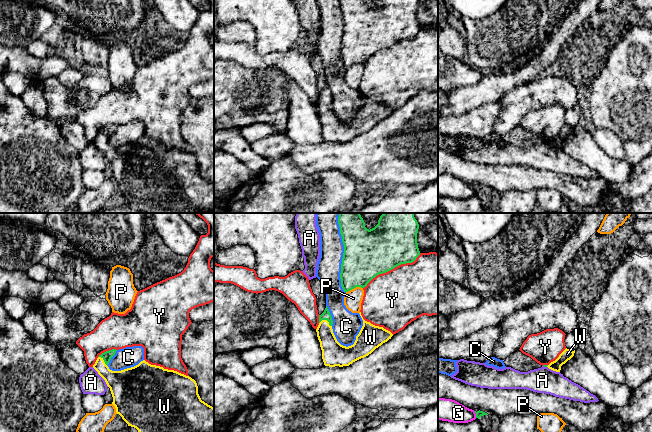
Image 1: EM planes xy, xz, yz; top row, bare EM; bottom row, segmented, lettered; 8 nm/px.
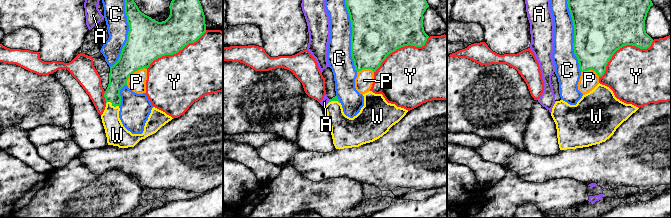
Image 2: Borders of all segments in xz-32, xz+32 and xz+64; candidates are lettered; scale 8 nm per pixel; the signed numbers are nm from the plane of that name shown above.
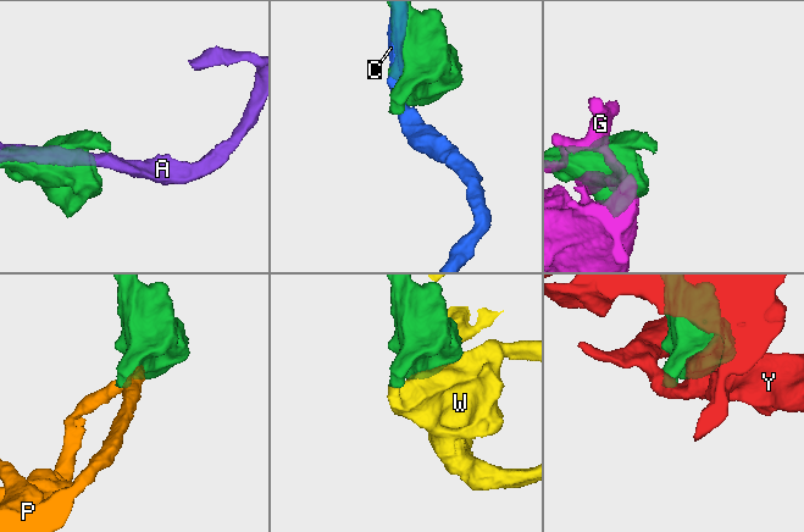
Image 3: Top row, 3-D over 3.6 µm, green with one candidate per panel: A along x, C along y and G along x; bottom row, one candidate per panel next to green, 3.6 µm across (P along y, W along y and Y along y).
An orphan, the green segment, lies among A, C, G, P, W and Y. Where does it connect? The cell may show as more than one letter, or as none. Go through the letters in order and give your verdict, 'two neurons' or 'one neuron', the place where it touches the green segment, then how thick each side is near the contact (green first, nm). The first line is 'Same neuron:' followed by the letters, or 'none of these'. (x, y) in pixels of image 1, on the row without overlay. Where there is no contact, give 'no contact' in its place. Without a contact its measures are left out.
Same neuron: W
A: two neurons | yz (545, 142) | 20/200 nm
C: two neurons | xz (342, 34) | 380/190 nm
G: two neurons | yz (476, 190) | 50/180 nm
P: two neurons | xz (354, 63) | 340/140 nm
W: one neuron | xz (326, 95) | 70/160 nm
Y: two neurons | xz (392, 44) | 380/460 nm

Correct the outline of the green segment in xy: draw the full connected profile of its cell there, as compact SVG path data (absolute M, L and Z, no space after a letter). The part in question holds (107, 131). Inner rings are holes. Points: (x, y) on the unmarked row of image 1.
M116 125L99 131L93 144L110 164L116 189L128 200L138 206L142 213L214 213L214 184L201 176L194 155L174 146L151 141L145 136L138 141L121 147L112 147L108 140Z

